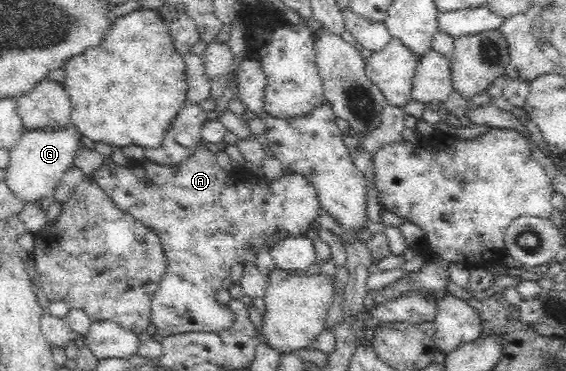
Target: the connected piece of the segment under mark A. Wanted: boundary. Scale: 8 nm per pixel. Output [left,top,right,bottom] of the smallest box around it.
[94,141,325,336]

